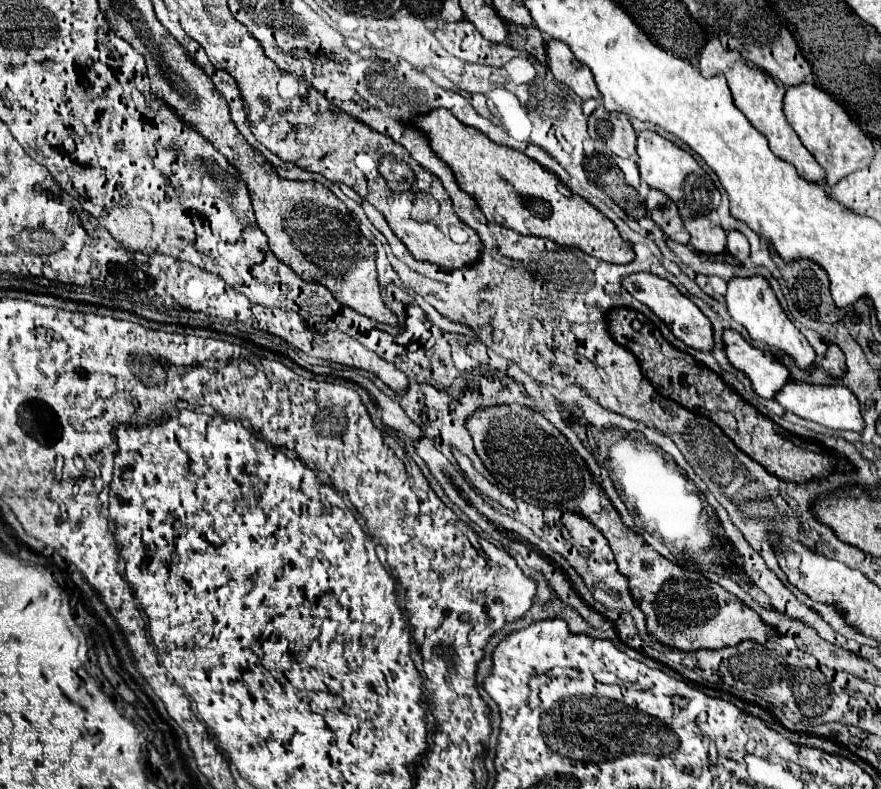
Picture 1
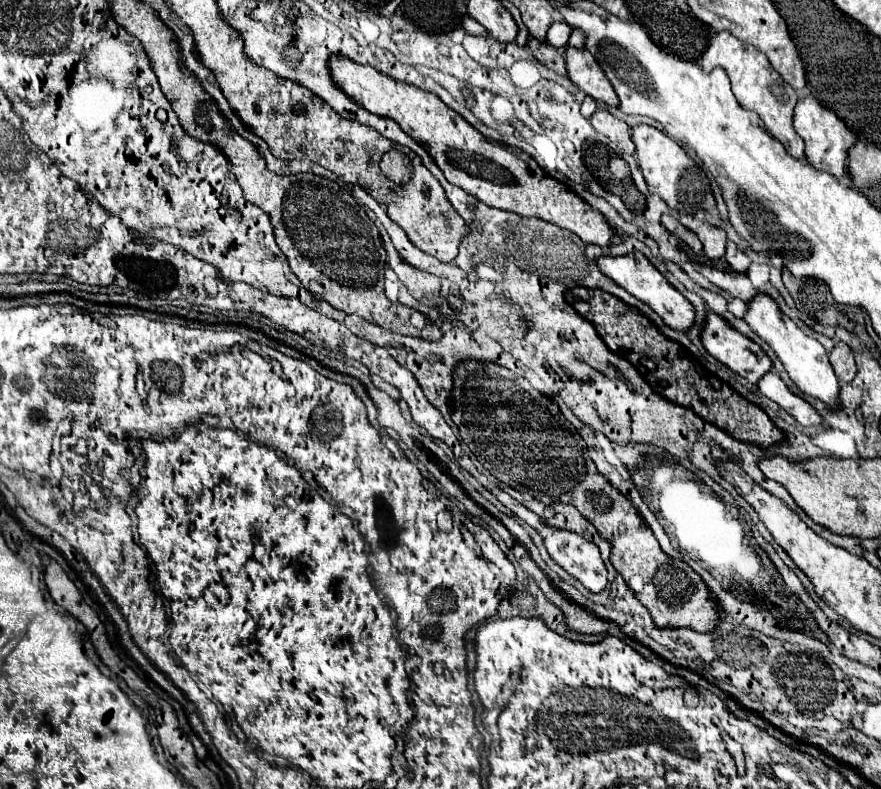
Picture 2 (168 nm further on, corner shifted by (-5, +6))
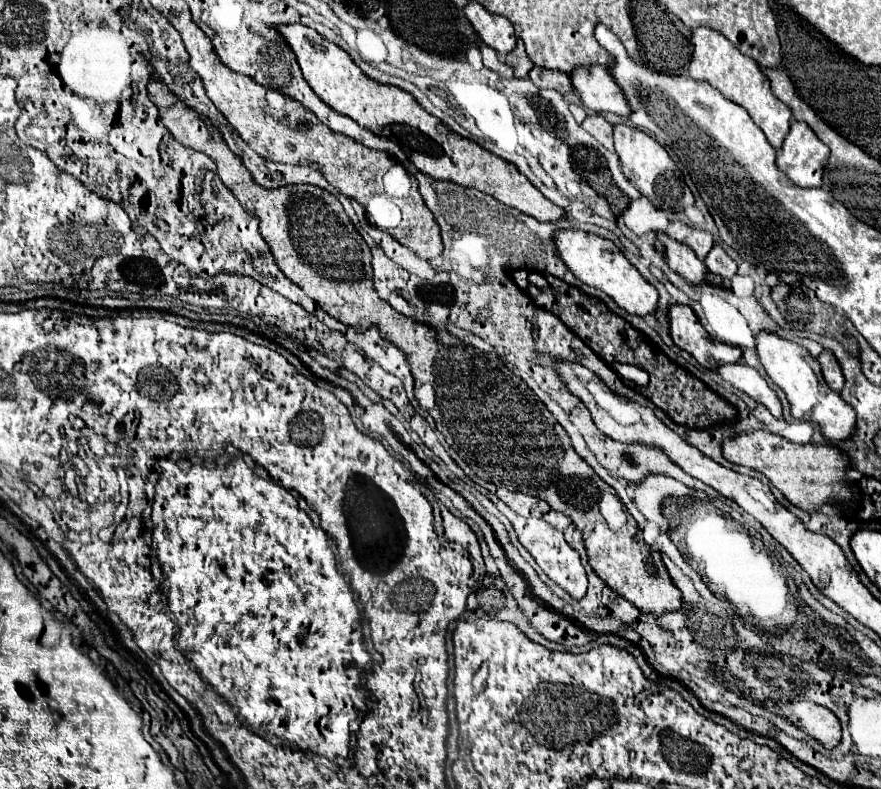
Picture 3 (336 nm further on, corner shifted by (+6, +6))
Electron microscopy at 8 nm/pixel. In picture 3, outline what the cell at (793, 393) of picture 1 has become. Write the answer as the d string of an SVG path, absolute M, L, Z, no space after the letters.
M735 362L735 364L725 364L725 366L717 366L717 374L733 384L737 390L745 392L747 396L751 396L755 402L763 404L773 416L781 418L781 402L775 396L775 392L769 388L769 384L761 378L761 374L747 366L745 362Z

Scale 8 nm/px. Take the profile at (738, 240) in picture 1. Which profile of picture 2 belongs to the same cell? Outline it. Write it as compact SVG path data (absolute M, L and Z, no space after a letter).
M728 240L728 248L726 248L726 260L730 262L730 266L736 270L736 272L746 272L748 266L750 266L750 258L732 242Z

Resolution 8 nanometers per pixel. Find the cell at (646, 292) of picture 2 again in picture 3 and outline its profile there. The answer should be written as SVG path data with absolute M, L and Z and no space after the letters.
M567 228L553 232L553 244L555 254L567 266L567 270L577 274L577 278L583 284L603 290L607 296L615 300L617 306L625 308L629 314L653 316L657 306L657 290L639 274L639 270L623 256L623 252L611 240L605 240L597 234Z

